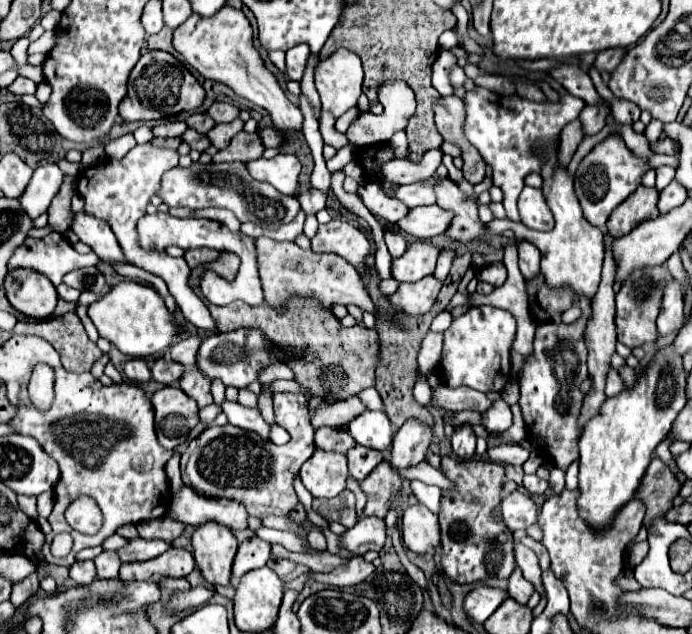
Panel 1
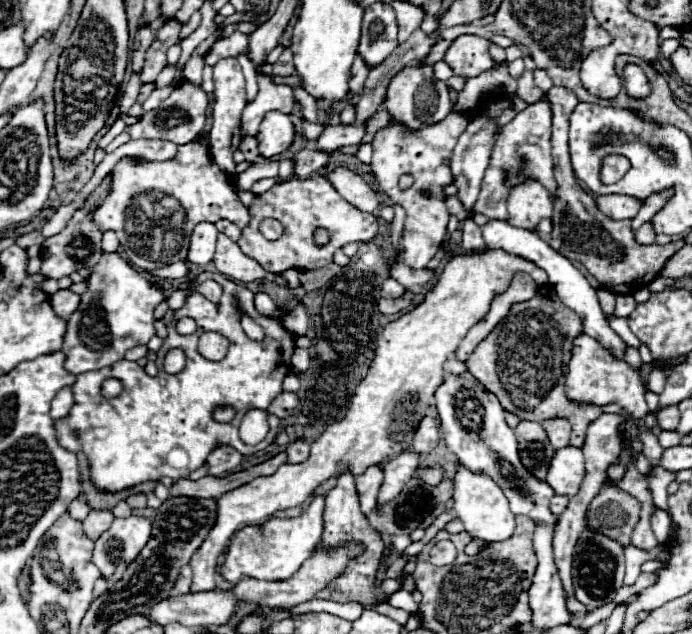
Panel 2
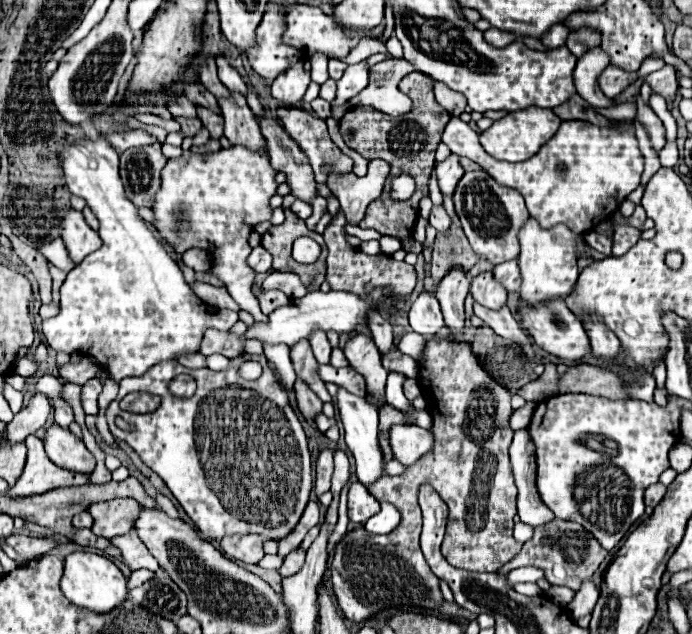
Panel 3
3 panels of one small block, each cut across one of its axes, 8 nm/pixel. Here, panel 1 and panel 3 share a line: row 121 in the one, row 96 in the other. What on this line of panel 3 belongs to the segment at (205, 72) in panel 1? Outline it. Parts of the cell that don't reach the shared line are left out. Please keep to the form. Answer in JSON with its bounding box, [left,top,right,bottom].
[270,60,310,106]

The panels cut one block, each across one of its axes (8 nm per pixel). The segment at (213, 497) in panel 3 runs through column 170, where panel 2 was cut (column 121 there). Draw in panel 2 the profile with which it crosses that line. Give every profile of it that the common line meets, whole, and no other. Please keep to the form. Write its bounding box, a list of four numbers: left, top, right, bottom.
[56,272,296,492]

